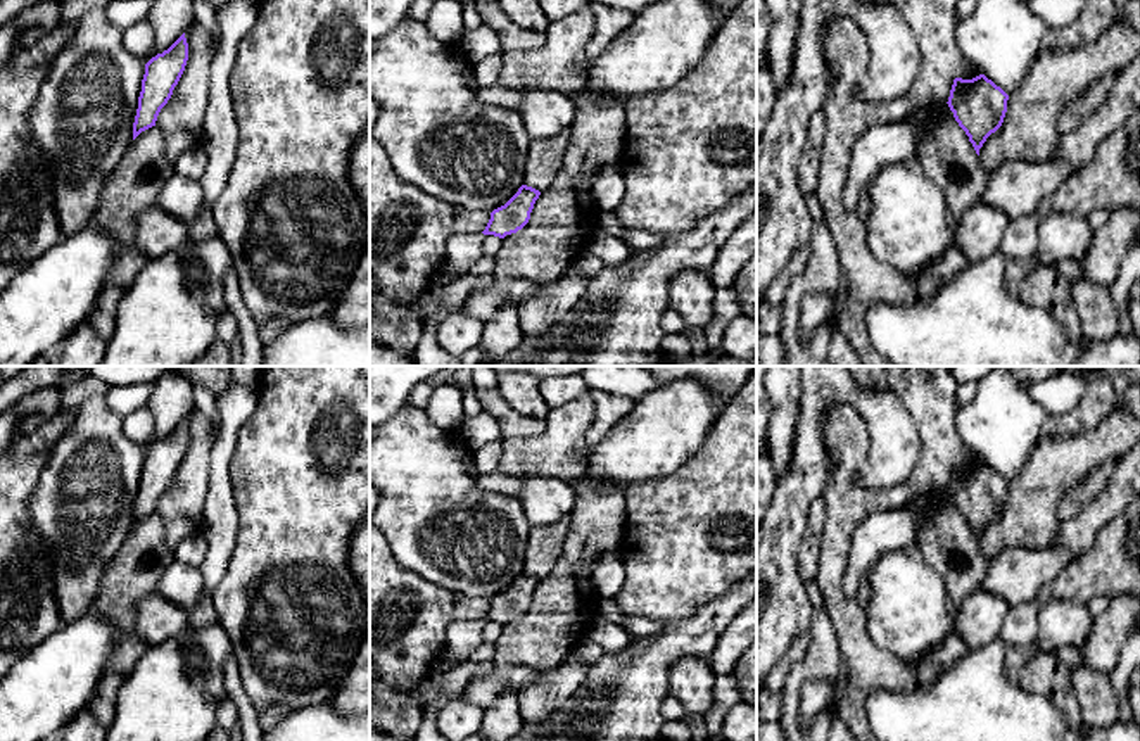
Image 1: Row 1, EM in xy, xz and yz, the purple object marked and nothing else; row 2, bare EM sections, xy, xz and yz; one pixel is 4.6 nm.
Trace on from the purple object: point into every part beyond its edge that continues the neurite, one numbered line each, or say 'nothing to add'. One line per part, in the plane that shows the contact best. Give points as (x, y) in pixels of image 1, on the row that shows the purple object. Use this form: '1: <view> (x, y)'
1: yz (947, 158)

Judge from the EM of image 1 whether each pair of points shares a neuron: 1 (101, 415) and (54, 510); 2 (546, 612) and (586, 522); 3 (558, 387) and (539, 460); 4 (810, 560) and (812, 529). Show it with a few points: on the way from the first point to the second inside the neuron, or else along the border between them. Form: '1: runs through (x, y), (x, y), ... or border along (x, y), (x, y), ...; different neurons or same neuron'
1: runs through (95, 439), (94, 467), (75, 486); same neuron
2: runs through (567, 589), (569, 574), (582, 544); same neuron
3: border along (588, 392), (550, 408); different neurons
4: runs through (810, 553), (812, 536); same neuron

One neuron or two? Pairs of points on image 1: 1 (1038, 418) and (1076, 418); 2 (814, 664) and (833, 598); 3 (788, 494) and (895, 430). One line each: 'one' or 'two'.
1: two
2: two
3: one

